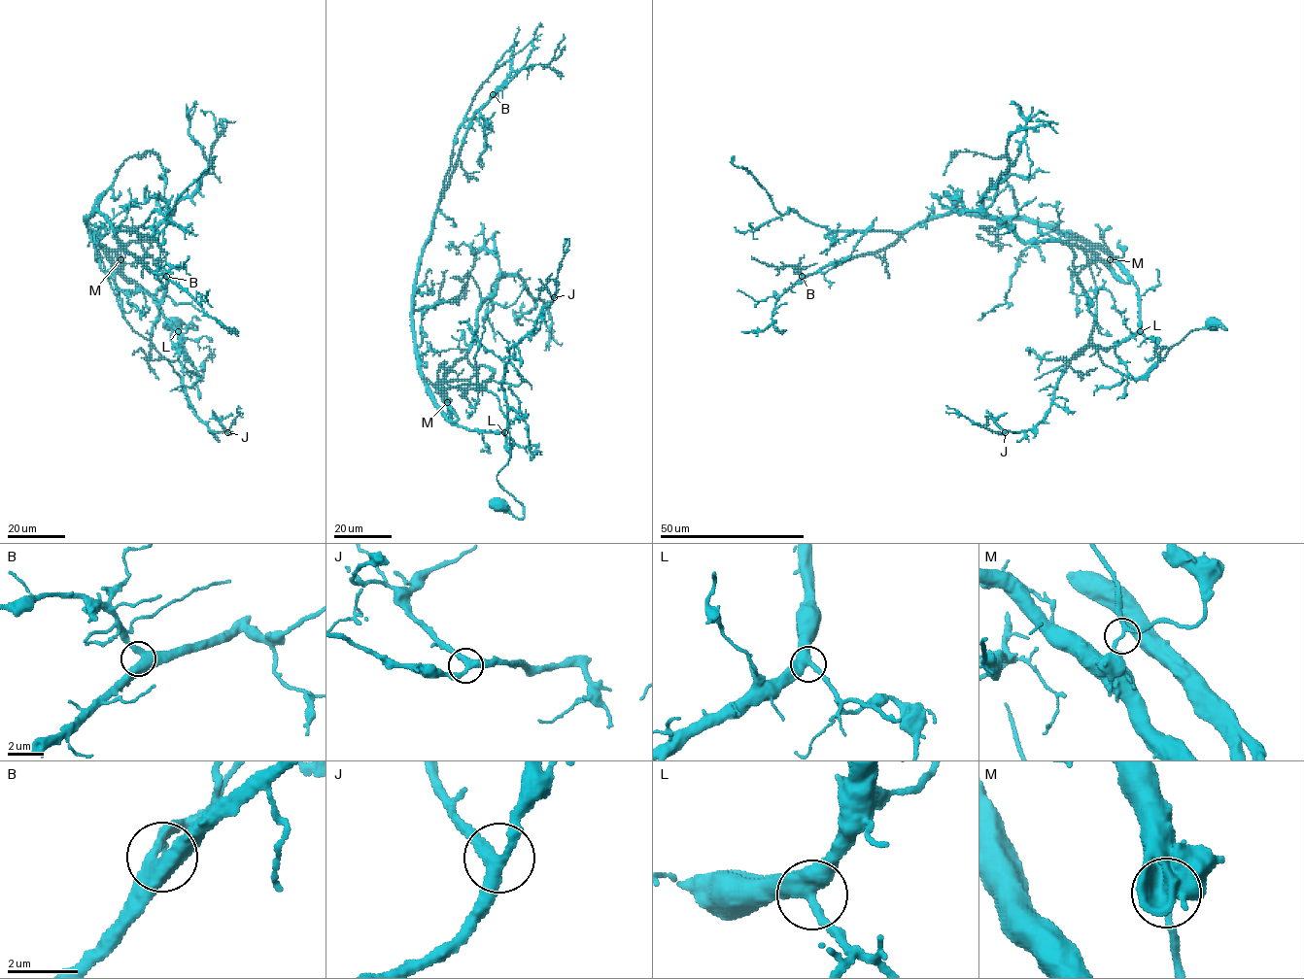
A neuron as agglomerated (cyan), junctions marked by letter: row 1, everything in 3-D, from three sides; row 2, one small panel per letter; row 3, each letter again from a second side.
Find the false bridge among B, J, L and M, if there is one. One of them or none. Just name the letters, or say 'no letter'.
no letter

